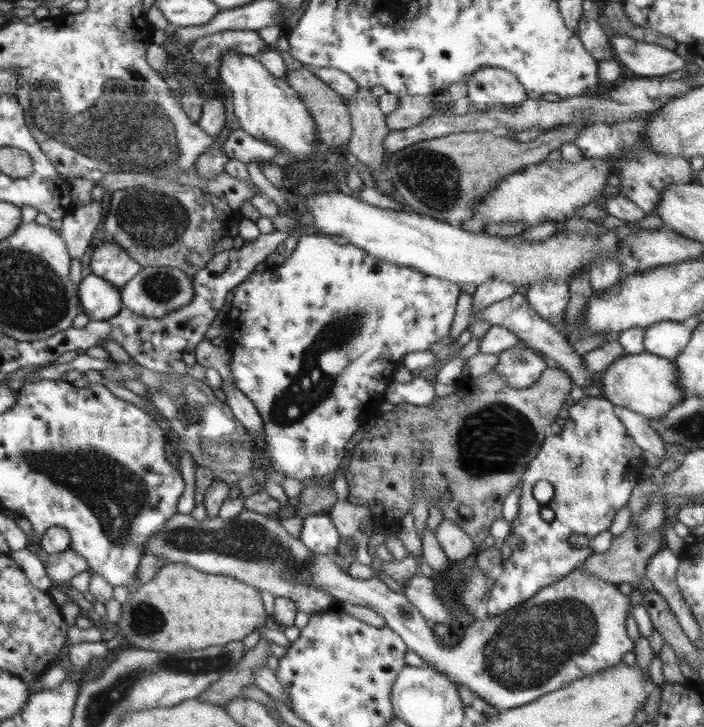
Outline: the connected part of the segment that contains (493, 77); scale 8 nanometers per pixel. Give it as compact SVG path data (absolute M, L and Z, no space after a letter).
M484 67L466 82L470 110L484 111L496 105L515 108L528 98L517 77L501 67Z

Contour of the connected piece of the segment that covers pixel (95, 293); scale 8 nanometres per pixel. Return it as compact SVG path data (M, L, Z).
M91 273L82 278L77 290L80 304L90 321L112 318L123 306L120 290L97 274Z

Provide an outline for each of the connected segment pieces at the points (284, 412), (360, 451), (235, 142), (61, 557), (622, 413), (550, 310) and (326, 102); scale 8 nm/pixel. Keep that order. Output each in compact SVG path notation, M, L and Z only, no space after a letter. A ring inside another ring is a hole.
M313 230L299 234L294 252L287 254L286 261L276 267L278 267L276 274L267 270L262 274L253 272L235 287L231 306L234 306L233 310L238 310L238 326L234 332L238 338L238 344L234 348L234 364L231 364L231 374L236 386L254 403L263 420L266 454L270 457L272 468L282 472L288 478L304 483L306 479L324 476L337 469L345 457L345 449L350 439L361 425L367 423L378 413L379 404L384 401L387 386L394 382L393 374L402 365L404 356L408 352L416 352L416 350L428 350L440 338L449 336L462 286L424 274L413 267L380 260L375 256L370 256L356 245L338 244L334 240L334 236L319 234Z
M547 368L534 384L523 389L509 387L506 379L500 373L491 369L489 372L484 373L479 377L472 378L468 376L465 379L460 380L457 382L456 390L452 394L436 398L432 405L416 406L415 404L404 403L395 405L395 408L387 413L378 413L378 418L376 419L373 428L370 429L369 432L365 433L362 440L357 442L356 446L351 450L351 459L347 469L345 470L345 477L348 485L350 485L348 502L354 503L356 506L364 506L364 508L372 514L372 522L374 525L380 528L399 527L402 518L404 518L406 514L412 512L412 508L416 502L414 486L416 486L416 481L419 480L421 485L423 485L423 495L428 501L428 504L438 503L440 510L442 510L443 520L450 520L450 522L456 524L456 526L458 526L463 532L467 532L468 536L471 536L471 539L476 546L482 548L485 543L485 537L489 537L492 524L494 524L498 518L503 516L503 501L510 493L518 488L522 475L526 472L528 463L538 454L543 441L548 436L550 425L554 424L556 417L564 414L566 408L565 400L570 394L572 385L572 379L562 368Z
M242 129L232 130L230 136L226 138L226 142L222 144L224 155L228 159L236 159L244 164L248 162L262 162L264 160L273 159L278 150L266 142L256 140Z
M68 549L58 554L50 554L45 569L53 584L68 585L73 576L88 569L88 563L79 553Z
M616 406L614 409L616 416L622 421L622 424L628 430L628 434L634 439L634 442L644 451L648 450L654 456L664 457L666 454L666 447L662 443L662 439L658 433L651 427L649 417L641 415L639 412L634 412L629 408Z
M540 281L524 291L529 305L548 322L559 326L570 300L569 286L564 281Z
M301 67L294 71L288 71L285 76L286 83L294 91L298 92L302 102L310 111L311 117L317 128L318 139L322 141L324 147L339 147L348 143L352 138L352 125L349 108L340 94L334 92L322 80L319 80L312 72L312 69Z

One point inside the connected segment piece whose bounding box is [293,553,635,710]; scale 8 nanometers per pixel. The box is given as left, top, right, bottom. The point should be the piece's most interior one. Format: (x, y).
(576, 626)

